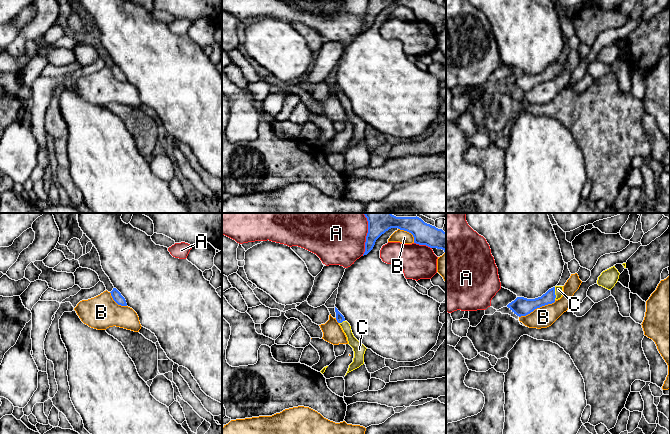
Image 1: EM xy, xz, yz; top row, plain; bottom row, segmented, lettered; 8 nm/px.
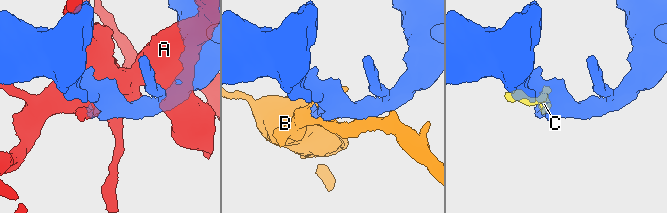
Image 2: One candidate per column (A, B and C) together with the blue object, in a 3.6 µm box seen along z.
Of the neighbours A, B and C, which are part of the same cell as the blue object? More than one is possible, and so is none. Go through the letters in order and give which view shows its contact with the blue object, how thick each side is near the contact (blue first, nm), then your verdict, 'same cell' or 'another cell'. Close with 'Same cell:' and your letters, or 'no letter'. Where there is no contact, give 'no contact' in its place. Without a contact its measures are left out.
A: xz | 110/340 nm | another cell
B: yz | 150/170 nm | another cell
C: yz | 120/60 nm | same cell
Same cell: C

